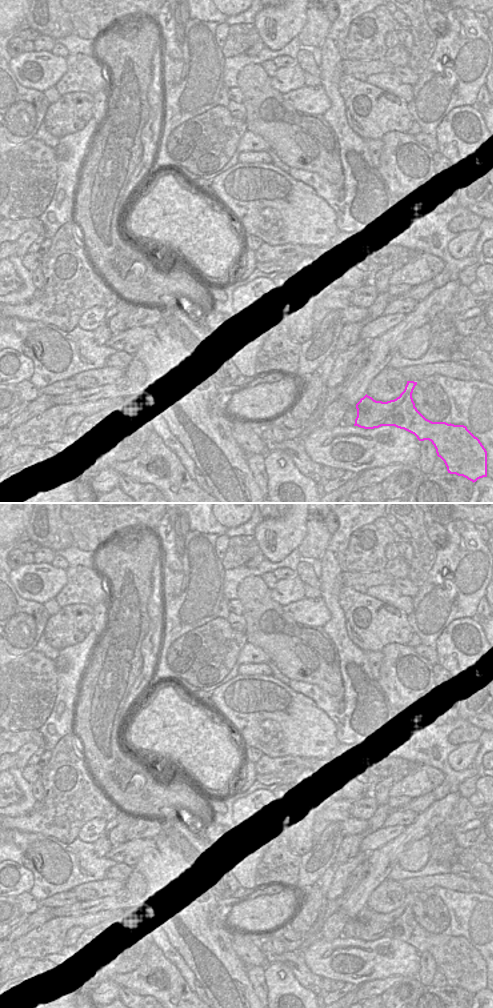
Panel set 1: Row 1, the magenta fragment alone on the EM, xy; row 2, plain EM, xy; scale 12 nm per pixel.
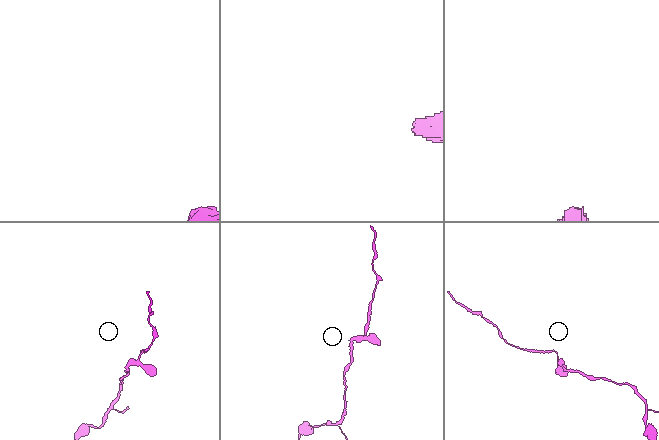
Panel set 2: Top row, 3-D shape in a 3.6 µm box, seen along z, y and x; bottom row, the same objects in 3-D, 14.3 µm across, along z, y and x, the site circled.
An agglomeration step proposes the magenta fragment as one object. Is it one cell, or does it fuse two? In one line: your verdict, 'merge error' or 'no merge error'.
no merge error

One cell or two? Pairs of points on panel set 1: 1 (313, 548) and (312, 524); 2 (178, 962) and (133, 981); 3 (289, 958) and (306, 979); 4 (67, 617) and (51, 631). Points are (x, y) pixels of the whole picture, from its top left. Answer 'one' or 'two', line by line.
1: one
2: two
3: one
4: one

